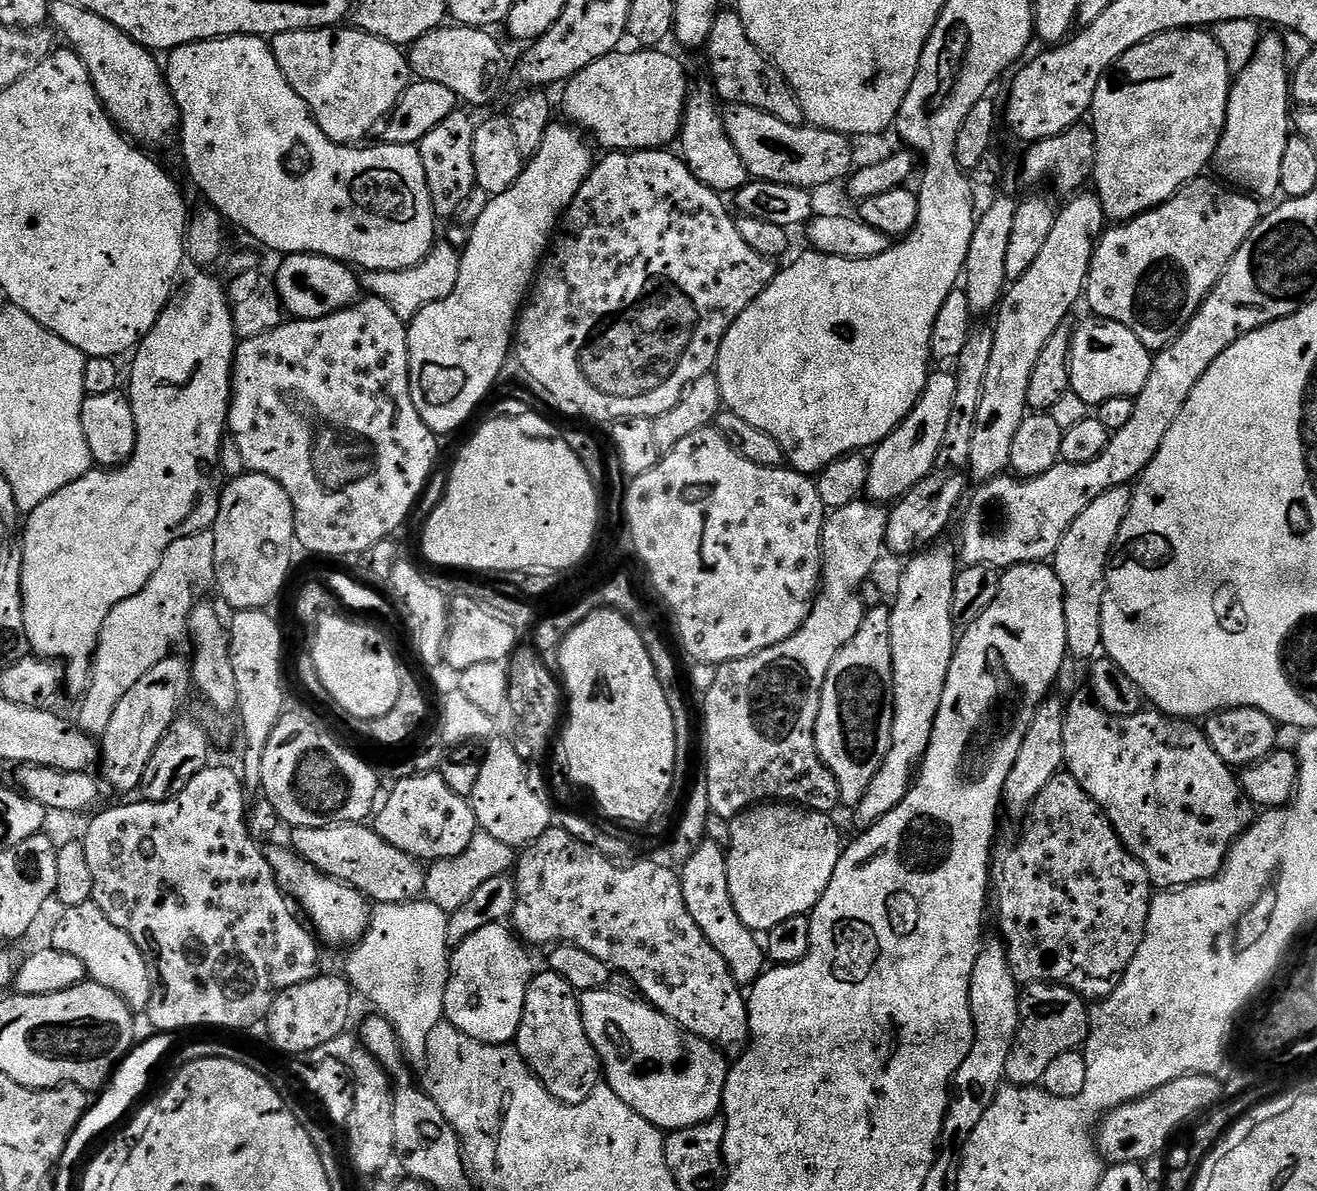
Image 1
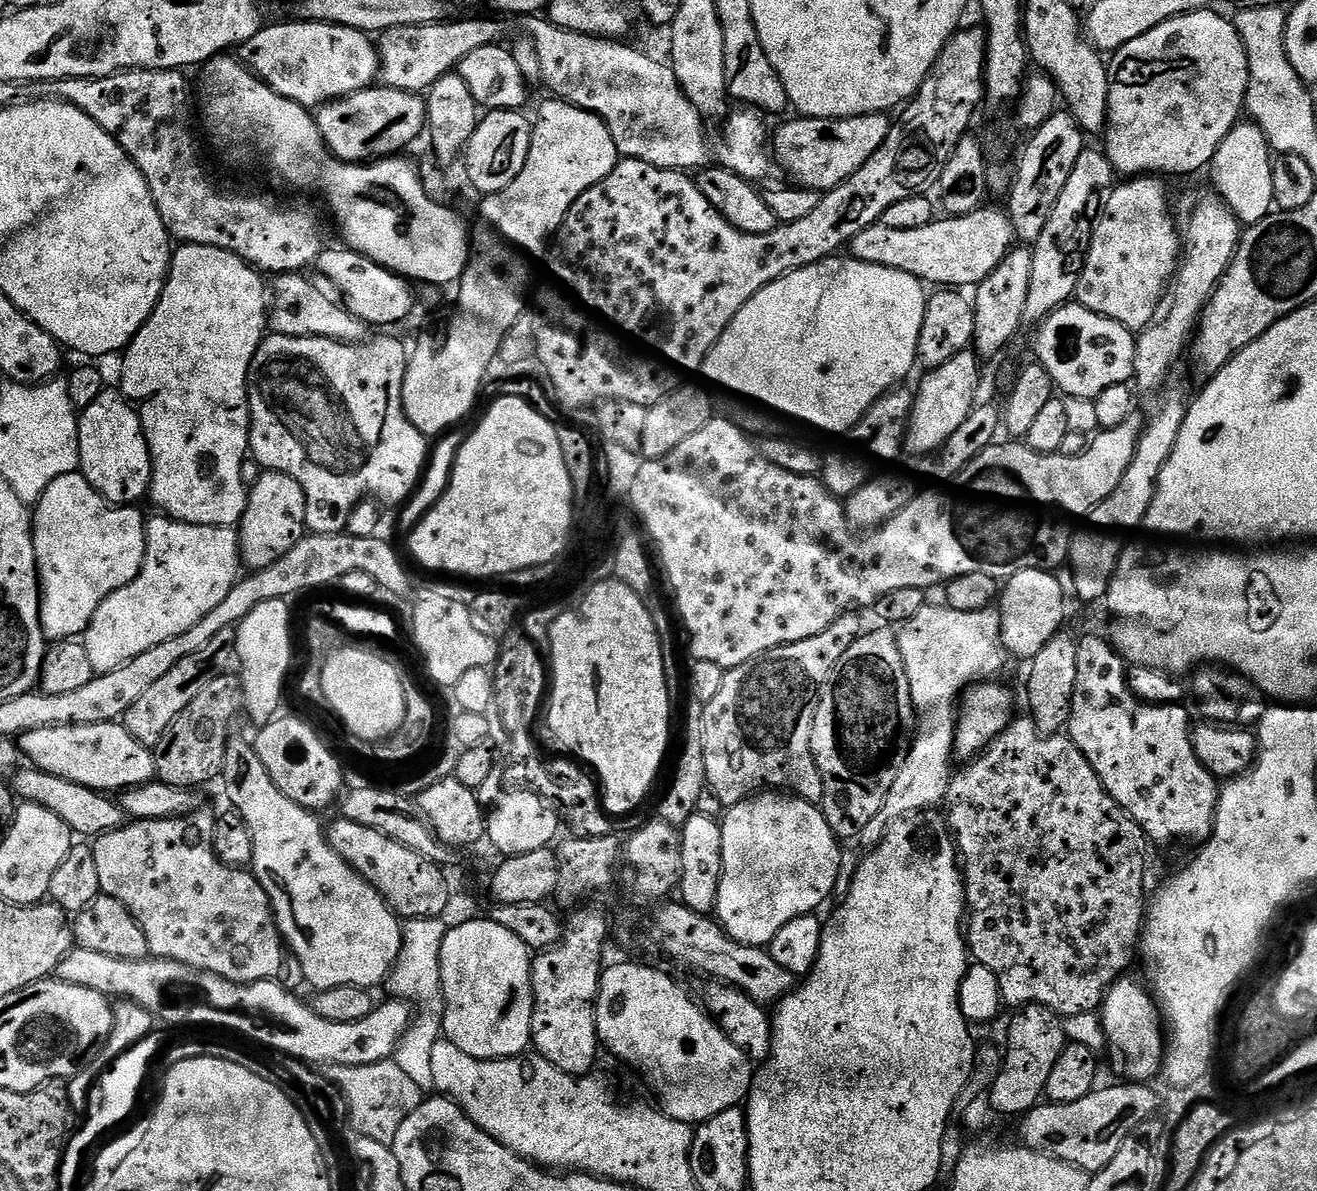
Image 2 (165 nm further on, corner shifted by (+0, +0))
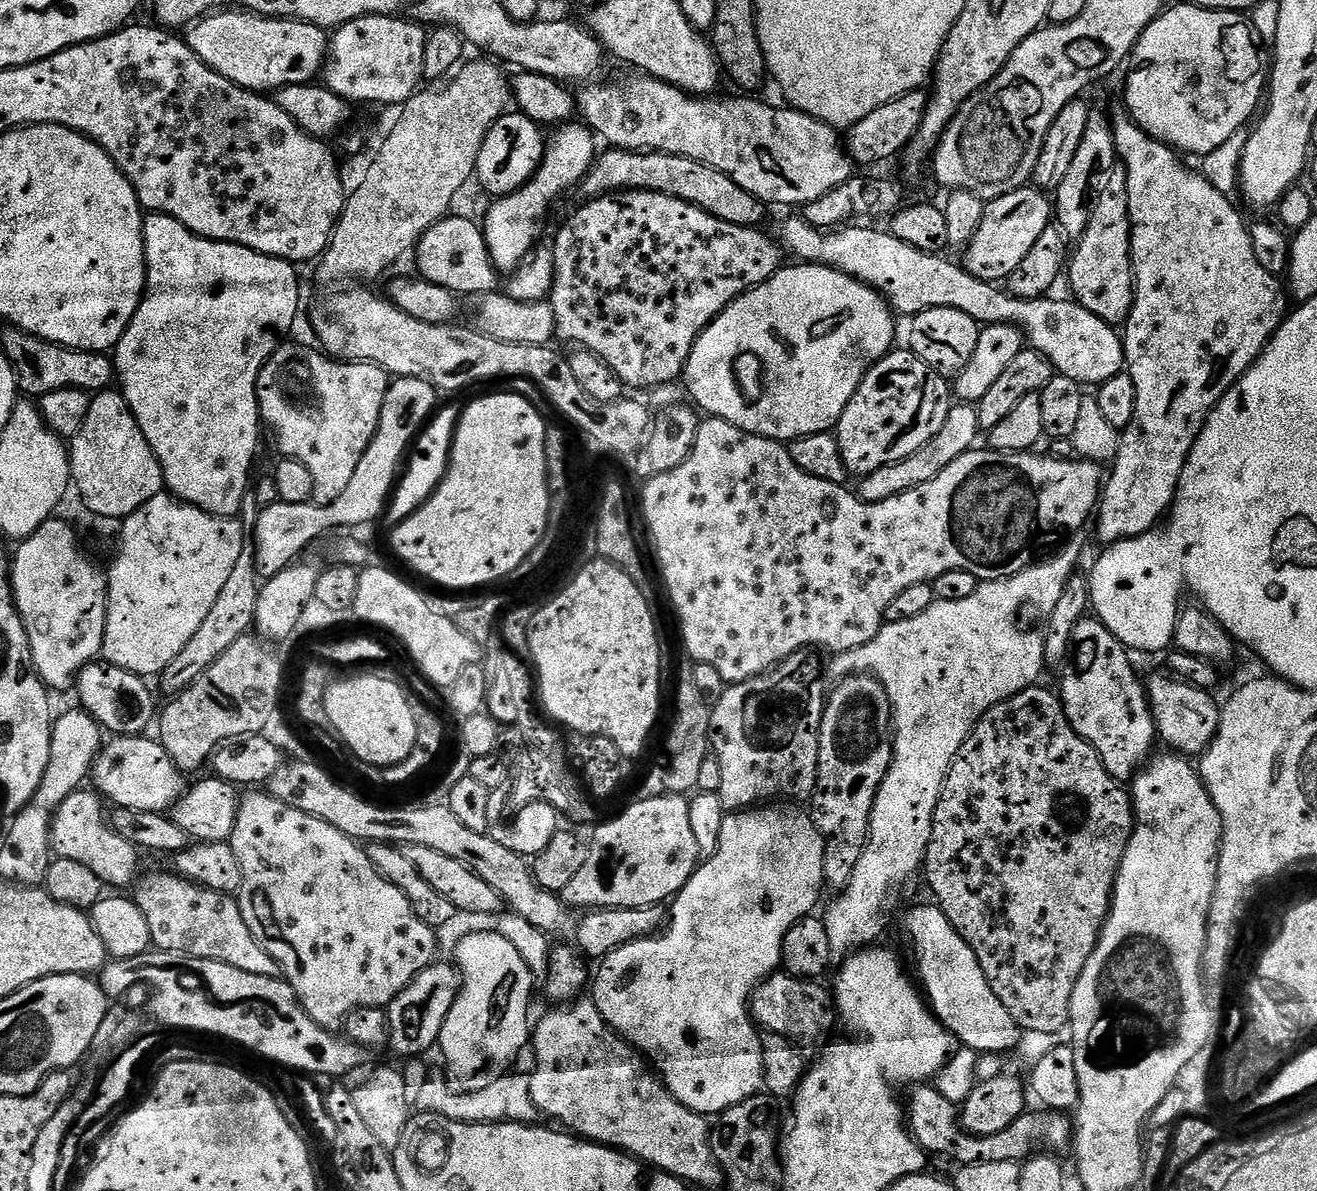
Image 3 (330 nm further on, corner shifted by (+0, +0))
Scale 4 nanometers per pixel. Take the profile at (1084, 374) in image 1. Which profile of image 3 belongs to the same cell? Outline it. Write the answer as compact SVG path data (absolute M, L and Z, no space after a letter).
M803 219L788 220L780 228L779 243L785 253L793 252L795 259L809 264L824 264L854 277L860 283L879 292L888 301L893 313L904 318L917 316L927 308L953 308L962 310L962 314L970 314L976 323L981 326L989 324L1015 324L1019 326L1035 352L1041 352L1052 363L1053 369L1066 378L1074 378L1081 386L1099 386L1114 378L1125 367L1124 341L1121 333L1102 318L1090 314L1081 304L1068 300L1052 300L1041 298L1039 300L1018 300L1013 298L1003 287L995 283L974 278L959 263L951 264L947 255L923 252L906 242L898 242L891 231L875 232L872 226L844 226L839 230L824 231L812 228L805 224Z

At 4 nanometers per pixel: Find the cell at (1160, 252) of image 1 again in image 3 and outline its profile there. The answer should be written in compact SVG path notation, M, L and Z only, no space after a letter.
M1117 162L1104 177L1094 196L1086 230L1075 241L1066 280L1072 283L1071 295L1090 314L1113 326L1123 325L1128 319L1134 295L1132 275L1132 222L1128 218L1126 169Z

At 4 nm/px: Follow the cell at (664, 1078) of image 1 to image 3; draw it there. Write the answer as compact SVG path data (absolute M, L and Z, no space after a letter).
M756 806L751 810L741 810L725 815L722 822L722 834L718 834L718 846L697 867L696 873L688 879L683 890L676 893L670 904L670 919L667 921L666 927L651 936L643 936L640 940L630 942L618 950L614 950L609 956L605 956L603 960L599 961L597 968L600 969L597 972L595 969L594 983L590 988L591 999L595 1000L602 1018L609 1028L621 1040L628 1041L637 1052L647 1057L654 1068L654 1063L656 1063L657 1069L655 1068L655 1071L673 1098L682 1106L690 1109L691 1112L697 1112L698 1115L705 1118L719 1117L720 1113L746 1102L764 1088L762 1036L750 1015L752 989L758 987L761 980L767 980L773 972L781 967L784 959L784 935L797 922L817 911L815 908L816 903L820 900L820 891L825 891L826 888L824 883L824 839L814 826L811 815L804 813L803 816L800 812L791 812L788 808L776 807L780 806Z

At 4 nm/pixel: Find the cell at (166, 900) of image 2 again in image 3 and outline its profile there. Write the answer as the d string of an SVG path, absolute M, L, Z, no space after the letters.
M152 872L149 876L141 875L138 883L135 885L134 899L137 906L142 910L142 914L146 914L146 922L150 925L150 938L153 945L161 952L183 952L194 958L206 958L207 960L217 960L218 962L226 962L226 966L234 966L238 970L246 970L246 974L258 974L259 976L280 976L280 967L278 962L274 962L274 958L270 958L270 954L266 954L266 950L262 950L262 946L258 946L258 942L254 938L254 934L250 934L250 926L246 926L246 918L242 918L242 910L239 903L231 895L223 892L215 892L204 887L203 884L197 884L194 880L187 878L179 878L175 880L172 876L163 876L160 872Z

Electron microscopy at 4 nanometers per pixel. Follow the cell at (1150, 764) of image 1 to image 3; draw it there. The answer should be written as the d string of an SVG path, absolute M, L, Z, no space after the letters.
M1080 620L1072 631L1072 643L1070 659L1063 665L1064 677L1058 687L1066 718L1073 730L1096 751L1113 778L1131 781L1137 769L1153 755L1152 747L1158 744L1145 685L1136 681L1129 649L1099 620Z

